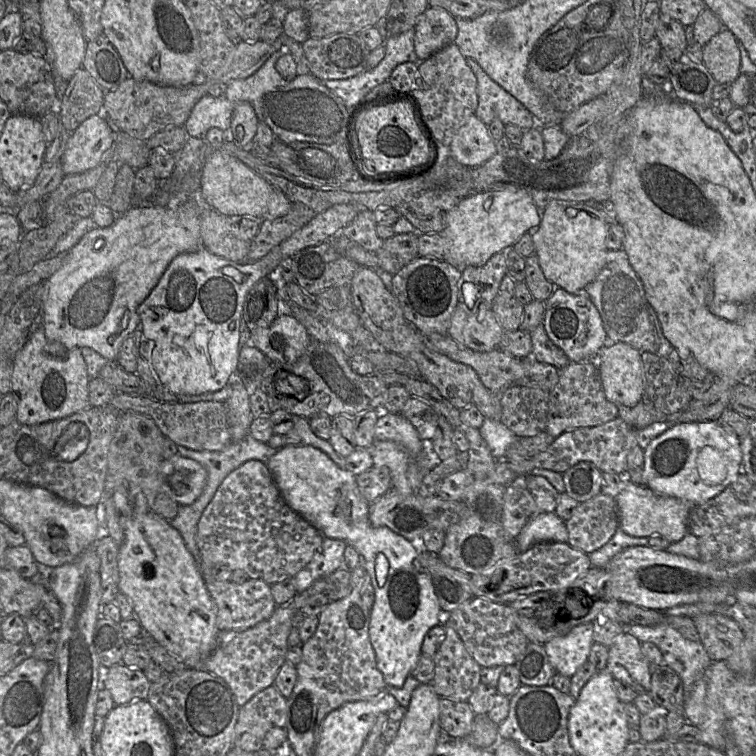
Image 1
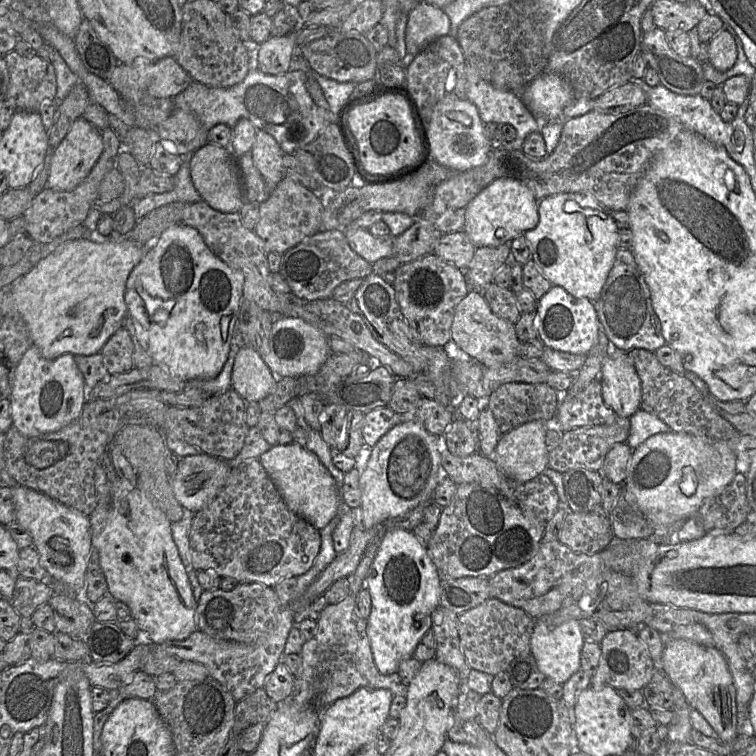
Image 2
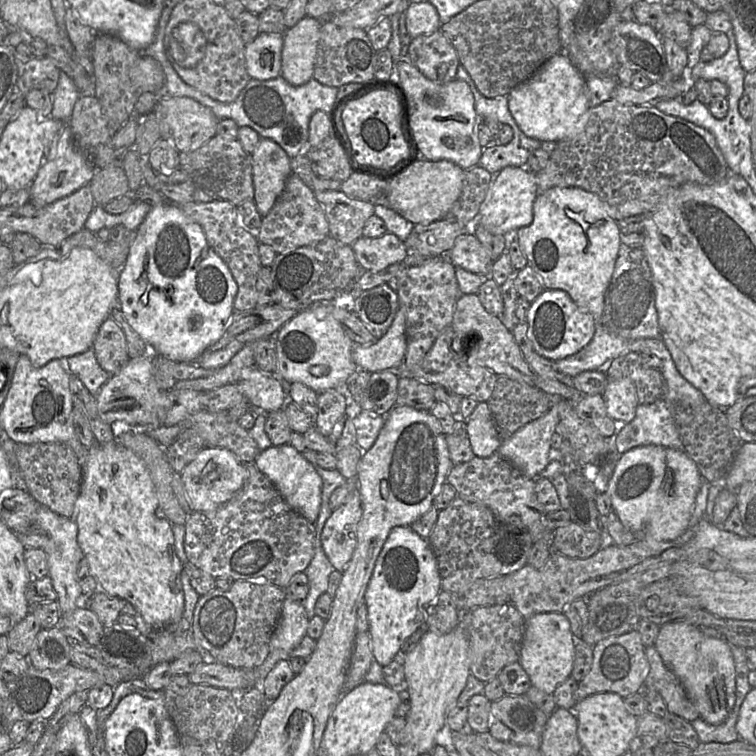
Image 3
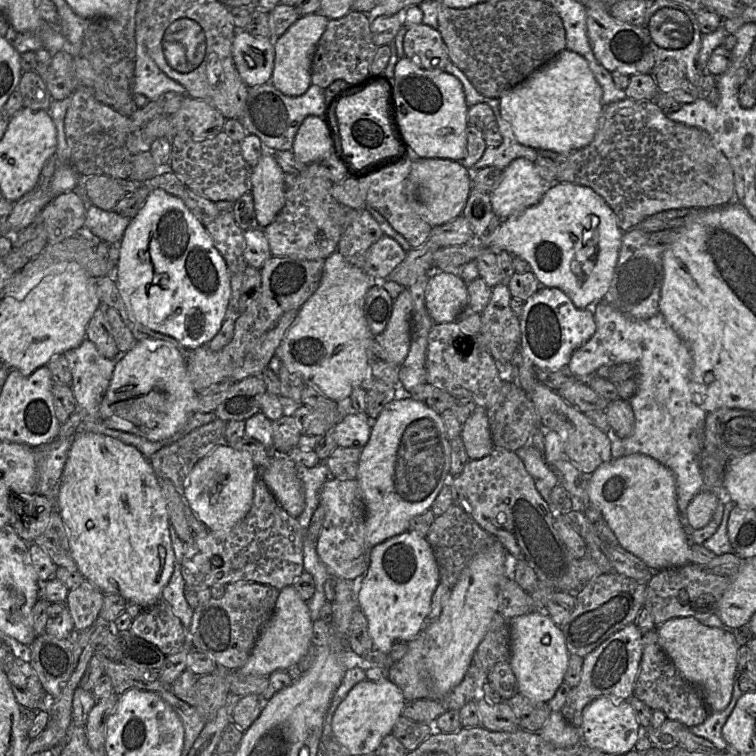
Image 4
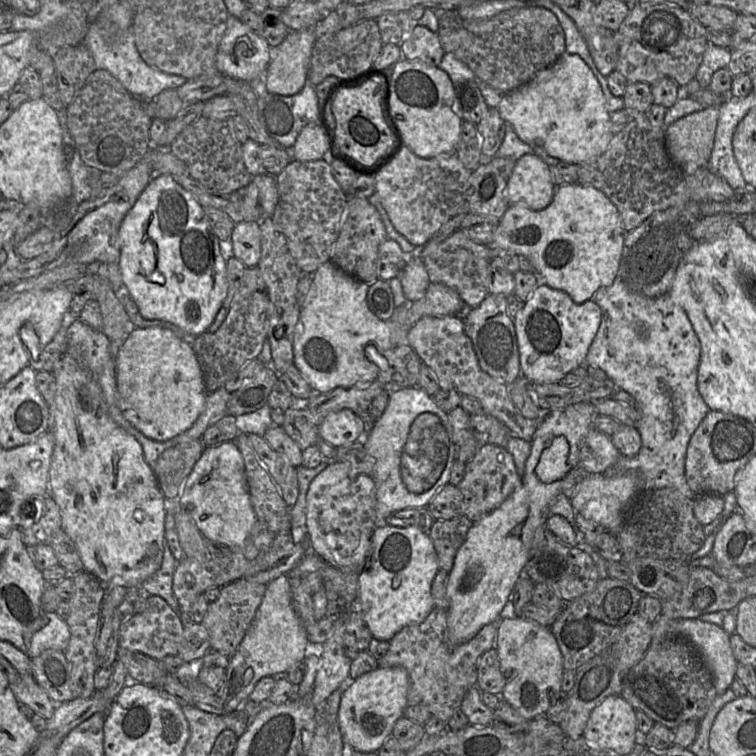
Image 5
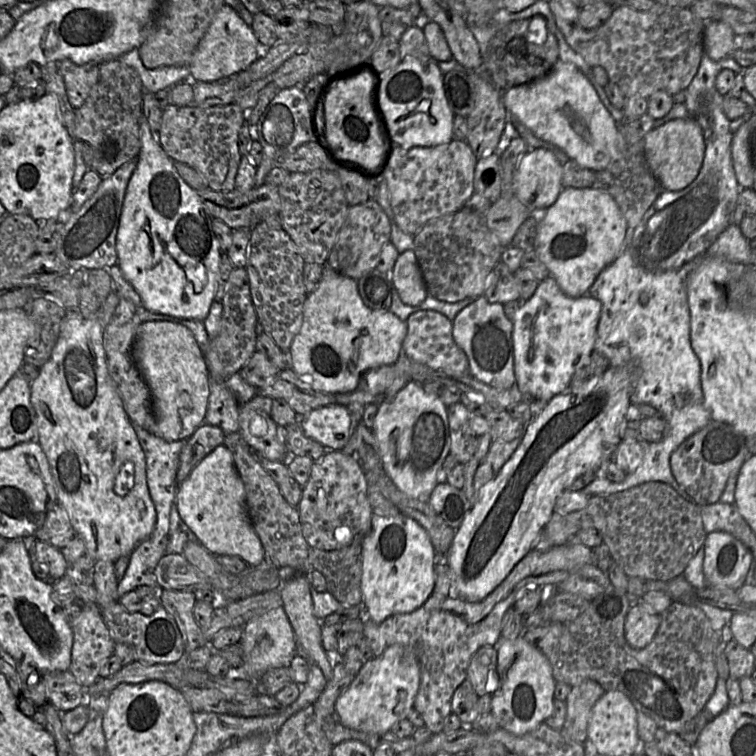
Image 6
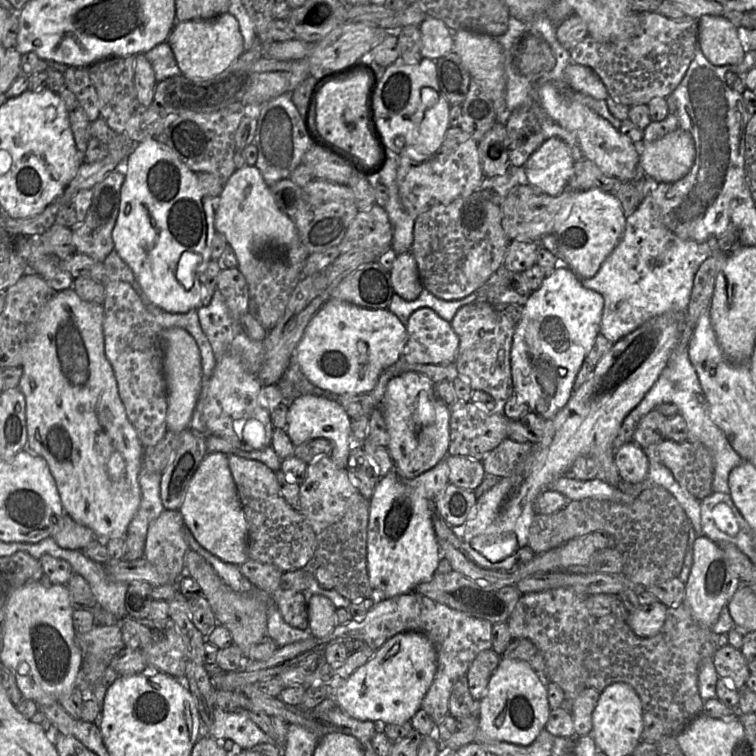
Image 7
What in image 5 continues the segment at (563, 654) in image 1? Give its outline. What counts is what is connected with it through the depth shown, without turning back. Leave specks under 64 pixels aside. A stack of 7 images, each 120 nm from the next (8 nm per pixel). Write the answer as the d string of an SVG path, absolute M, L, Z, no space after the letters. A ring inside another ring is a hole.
M518 616L502 618L499 624L496 648L498 650L501 671L507 679L500 697L528 721L545 715L553 702L555 694L561 690L564 671L563 655L550 627Z

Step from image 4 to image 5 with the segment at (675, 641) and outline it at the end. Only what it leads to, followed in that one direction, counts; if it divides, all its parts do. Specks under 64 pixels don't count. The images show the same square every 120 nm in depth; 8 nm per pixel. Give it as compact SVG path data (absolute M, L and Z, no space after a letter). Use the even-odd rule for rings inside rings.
M683 618L677 621L677 632L695 647L709 668L716 693L722 694L730 688L738 662L733 655L730 635L723 627L699 618Z

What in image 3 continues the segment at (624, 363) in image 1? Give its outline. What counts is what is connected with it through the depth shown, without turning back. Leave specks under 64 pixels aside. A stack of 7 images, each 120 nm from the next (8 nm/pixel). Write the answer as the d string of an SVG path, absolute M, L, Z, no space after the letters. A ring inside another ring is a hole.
M627 377L608 379L604 391L607 414L618 424L631 422L639 405L634 382Z

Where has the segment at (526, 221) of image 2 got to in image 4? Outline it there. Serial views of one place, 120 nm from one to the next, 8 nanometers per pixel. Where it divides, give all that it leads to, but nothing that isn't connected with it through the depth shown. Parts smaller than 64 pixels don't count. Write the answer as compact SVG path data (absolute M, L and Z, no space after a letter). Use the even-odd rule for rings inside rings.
M525 158L513 160L504 170L498 187L491 192L494 213L503 219L537 204L546 190L546 183L533 162Z

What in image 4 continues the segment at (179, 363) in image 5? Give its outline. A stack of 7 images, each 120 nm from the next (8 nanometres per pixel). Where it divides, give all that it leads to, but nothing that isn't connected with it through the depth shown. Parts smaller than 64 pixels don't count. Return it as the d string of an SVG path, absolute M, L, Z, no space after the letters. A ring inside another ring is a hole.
M144 339L126 353L119 351L110 384L98 408L98 421L107 428L140 435L151 441L167 439L178 432L197 411L197 391L194 389L186 361L170 342Z

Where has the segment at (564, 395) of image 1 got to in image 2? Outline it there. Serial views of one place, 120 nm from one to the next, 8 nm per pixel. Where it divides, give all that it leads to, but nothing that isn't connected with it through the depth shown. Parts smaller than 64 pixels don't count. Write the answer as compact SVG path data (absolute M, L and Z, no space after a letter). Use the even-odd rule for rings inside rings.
M601 379L592 381L573 398L562 399L556 413L563 432L579 427L609 425L617 416L603 400Z

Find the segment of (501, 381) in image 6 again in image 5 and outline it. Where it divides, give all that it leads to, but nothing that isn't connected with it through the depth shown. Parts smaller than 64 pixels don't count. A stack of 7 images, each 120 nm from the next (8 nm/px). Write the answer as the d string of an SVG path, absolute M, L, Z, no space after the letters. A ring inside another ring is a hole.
M489 294L479 306L472 308L463 322L481 369L499 381L511 384L522 374L514 320L507 312L507 298Z

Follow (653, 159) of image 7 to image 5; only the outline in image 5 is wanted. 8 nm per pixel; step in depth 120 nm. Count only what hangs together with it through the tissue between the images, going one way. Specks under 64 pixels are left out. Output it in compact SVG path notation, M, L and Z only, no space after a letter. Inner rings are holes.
M710 106L665 127L665 146L673 165L691 175L706 167L714 144L720 107Z

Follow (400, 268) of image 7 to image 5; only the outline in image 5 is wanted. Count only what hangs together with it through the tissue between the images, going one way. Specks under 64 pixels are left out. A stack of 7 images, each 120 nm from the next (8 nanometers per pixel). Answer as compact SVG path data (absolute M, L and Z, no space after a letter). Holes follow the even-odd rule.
M407 255L407 262L399 278L407 301L415 302L425 296L430 279L420 256Z

